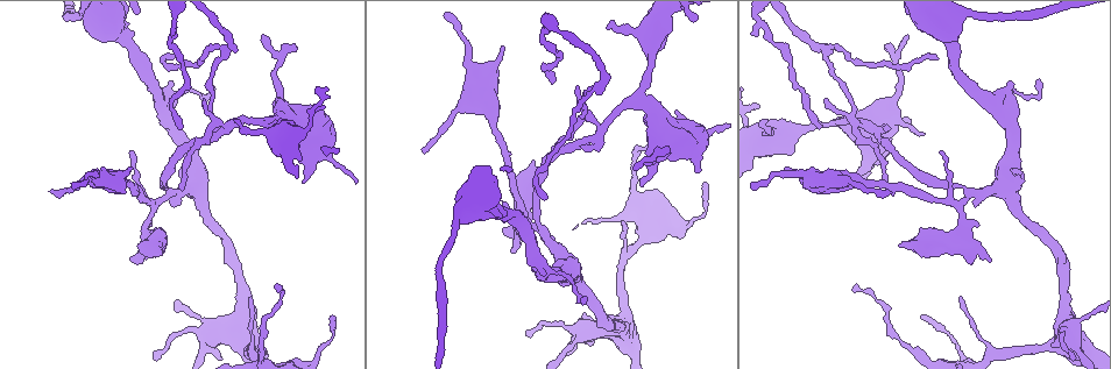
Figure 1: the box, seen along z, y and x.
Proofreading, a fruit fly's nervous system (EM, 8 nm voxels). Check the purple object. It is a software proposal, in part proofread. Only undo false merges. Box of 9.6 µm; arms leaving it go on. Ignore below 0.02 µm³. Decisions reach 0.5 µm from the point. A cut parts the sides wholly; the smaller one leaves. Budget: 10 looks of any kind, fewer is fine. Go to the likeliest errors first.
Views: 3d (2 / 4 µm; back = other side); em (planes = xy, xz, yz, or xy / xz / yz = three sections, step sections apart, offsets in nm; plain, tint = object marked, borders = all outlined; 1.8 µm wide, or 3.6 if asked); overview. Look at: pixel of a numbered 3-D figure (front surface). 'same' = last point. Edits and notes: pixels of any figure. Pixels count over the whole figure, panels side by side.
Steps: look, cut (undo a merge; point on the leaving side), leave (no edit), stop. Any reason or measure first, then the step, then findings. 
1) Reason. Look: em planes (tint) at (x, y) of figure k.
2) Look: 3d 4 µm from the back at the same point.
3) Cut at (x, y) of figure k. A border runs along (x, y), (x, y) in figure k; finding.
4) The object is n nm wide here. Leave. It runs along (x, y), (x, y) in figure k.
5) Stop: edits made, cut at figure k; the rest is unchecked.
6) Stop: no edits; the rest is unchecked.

A fork. Look: em planes (tint) at (597, 89) of figure 1.

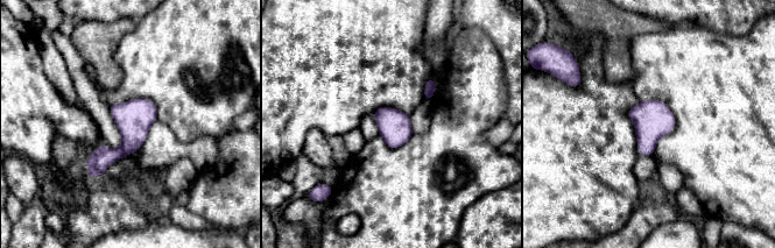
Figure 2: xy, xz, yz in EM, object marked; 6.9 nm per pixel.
Leave. It runs along (149, 103), (133, 139), (92, 175) in figure 2; all the same neuron.

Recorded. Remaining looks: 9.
Side arm on a straight run. Look: 3d 4 µm at (868, 125) of figure 1.

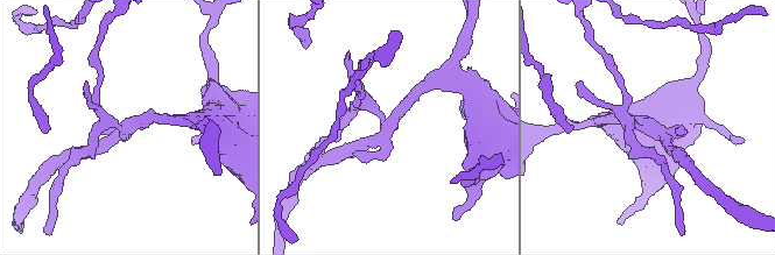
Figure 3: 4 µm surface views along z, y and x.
3 arms meet here; the arms are 160, 170, 200 nm wide; now the EM. Look: em planes (tint) at (128, 126) of figure 3.

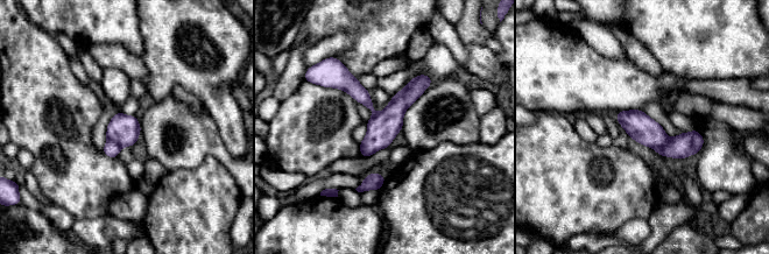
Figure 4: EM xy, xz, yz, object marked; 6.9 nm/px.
The object is 190 nm wide here. Cut at (111, 149) of figure 4. Two neurons meet here.

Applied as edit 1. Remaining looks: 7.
Look: overview.

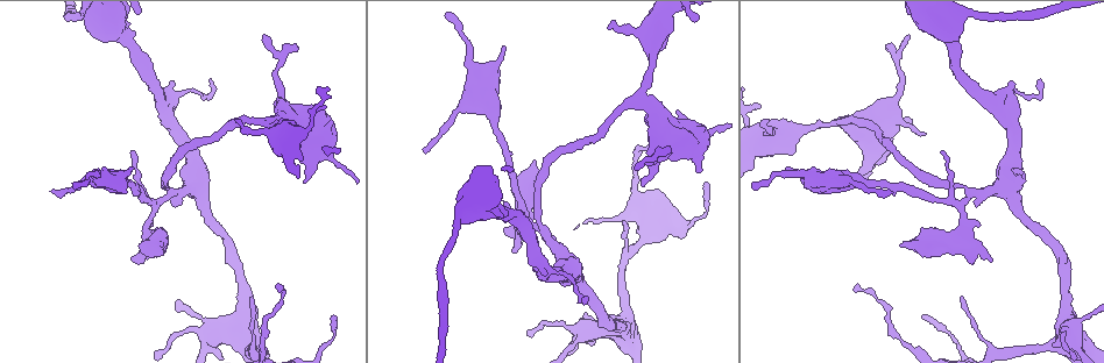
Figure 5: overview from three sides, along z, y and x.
Three arms meet. Look: em planes (tint) at (201, 172) of figure 5.

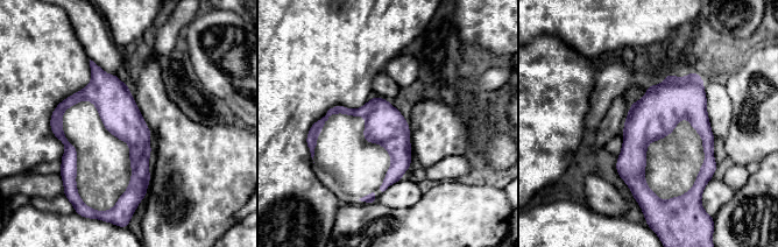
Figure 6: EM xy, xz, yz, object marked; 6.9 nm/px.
Leave. All the same neuron.

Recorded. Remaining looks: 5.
Thick turns thin. Look: 3d 4 µm at (960, 245) of figure 5.

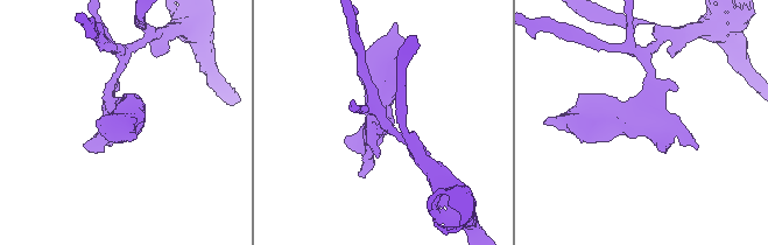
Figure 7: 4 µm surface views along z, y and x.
Look: em planes (tint) at (643, 123) of figure 7.

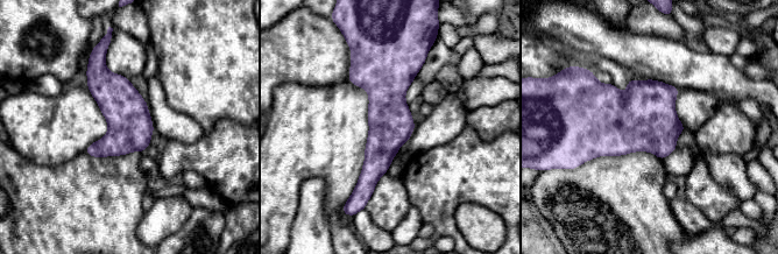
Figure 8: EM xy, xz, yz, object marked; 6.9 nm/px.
The object is 300 nm wide here. Leave. One neuron here.

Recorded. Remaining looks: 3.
Stop: edits made, cut at figure 4; the rest is unchecked.

